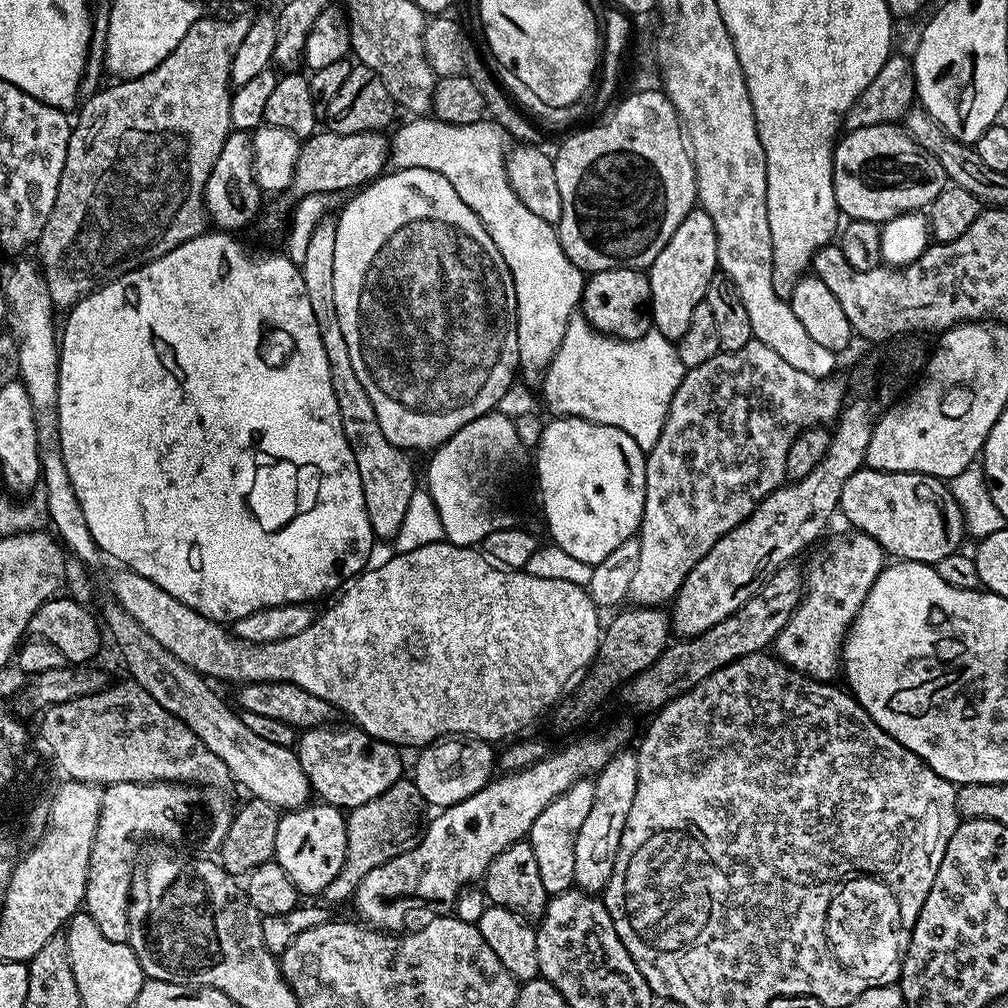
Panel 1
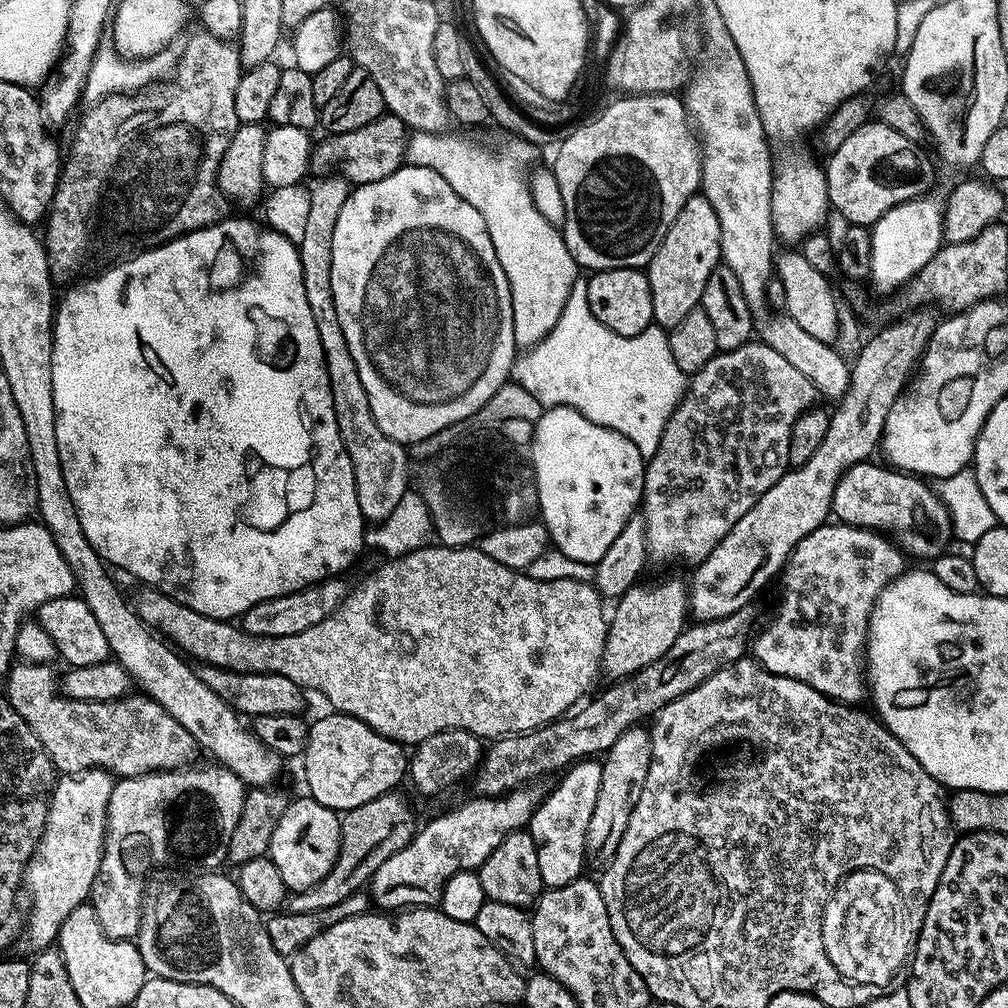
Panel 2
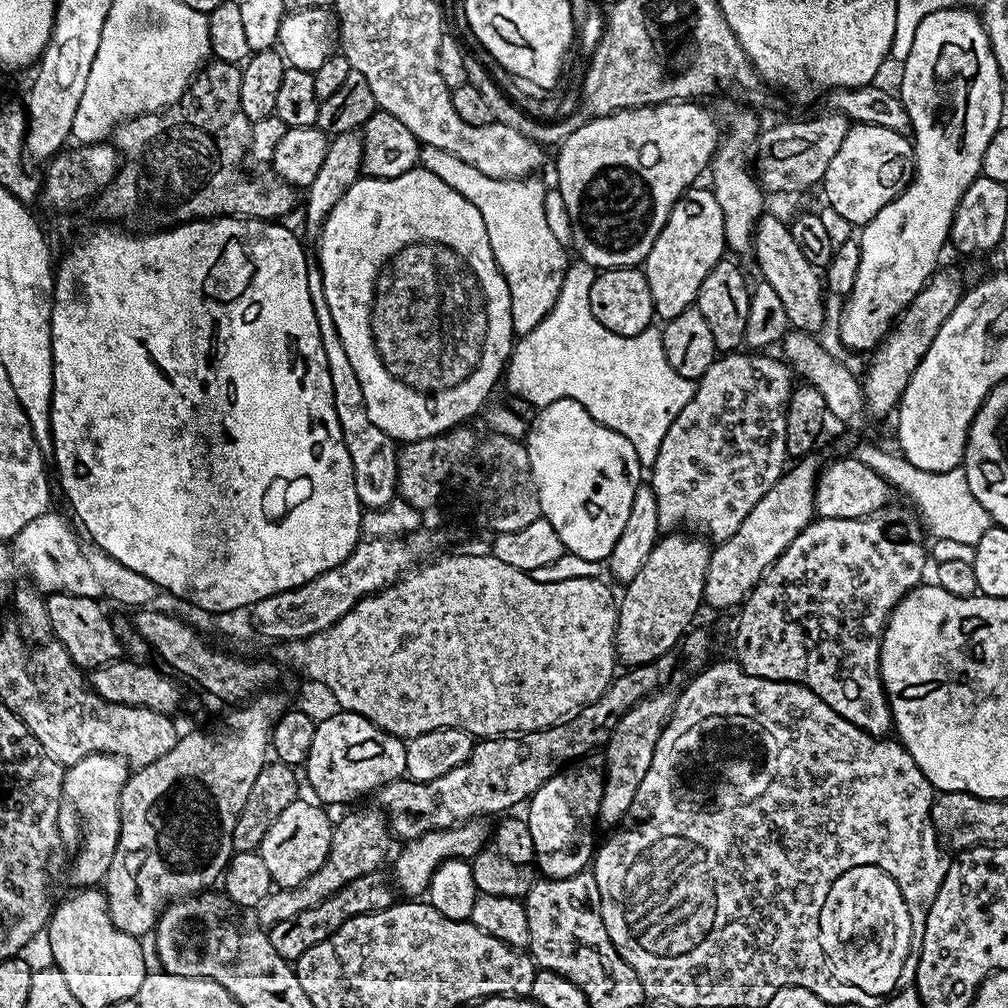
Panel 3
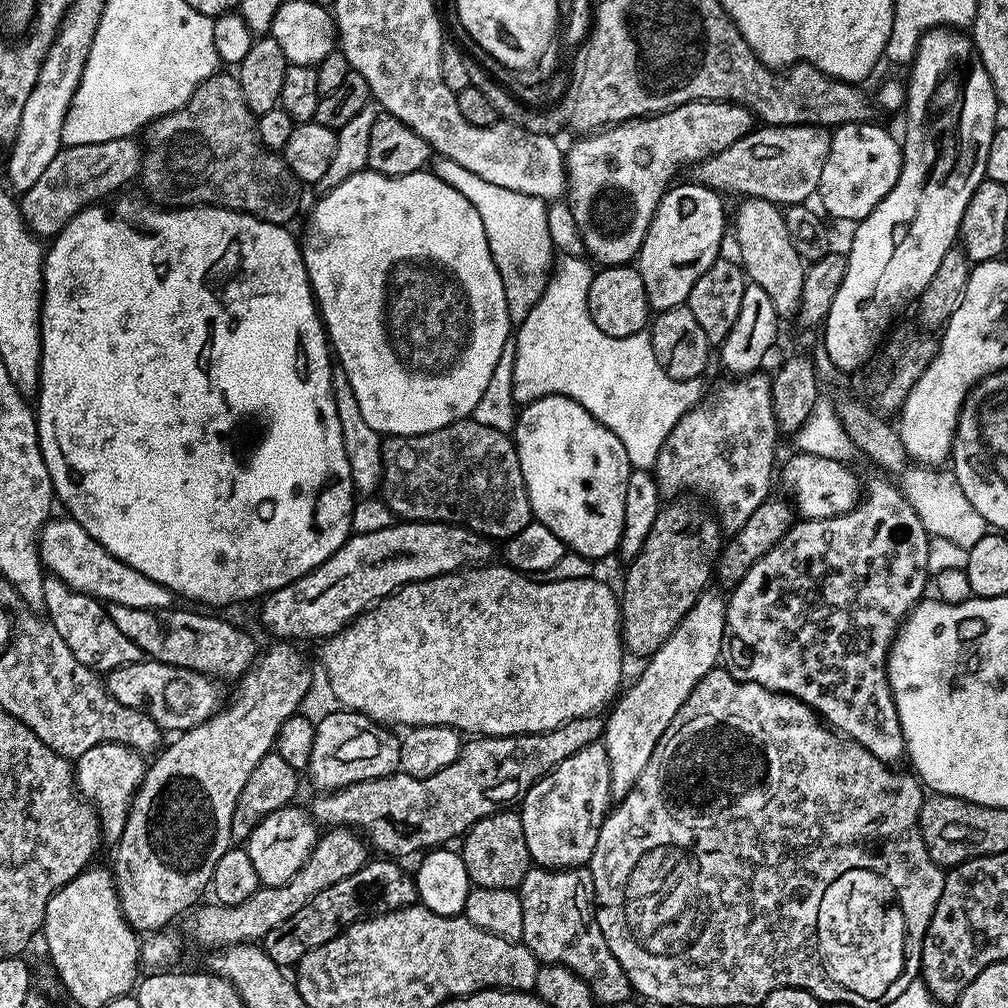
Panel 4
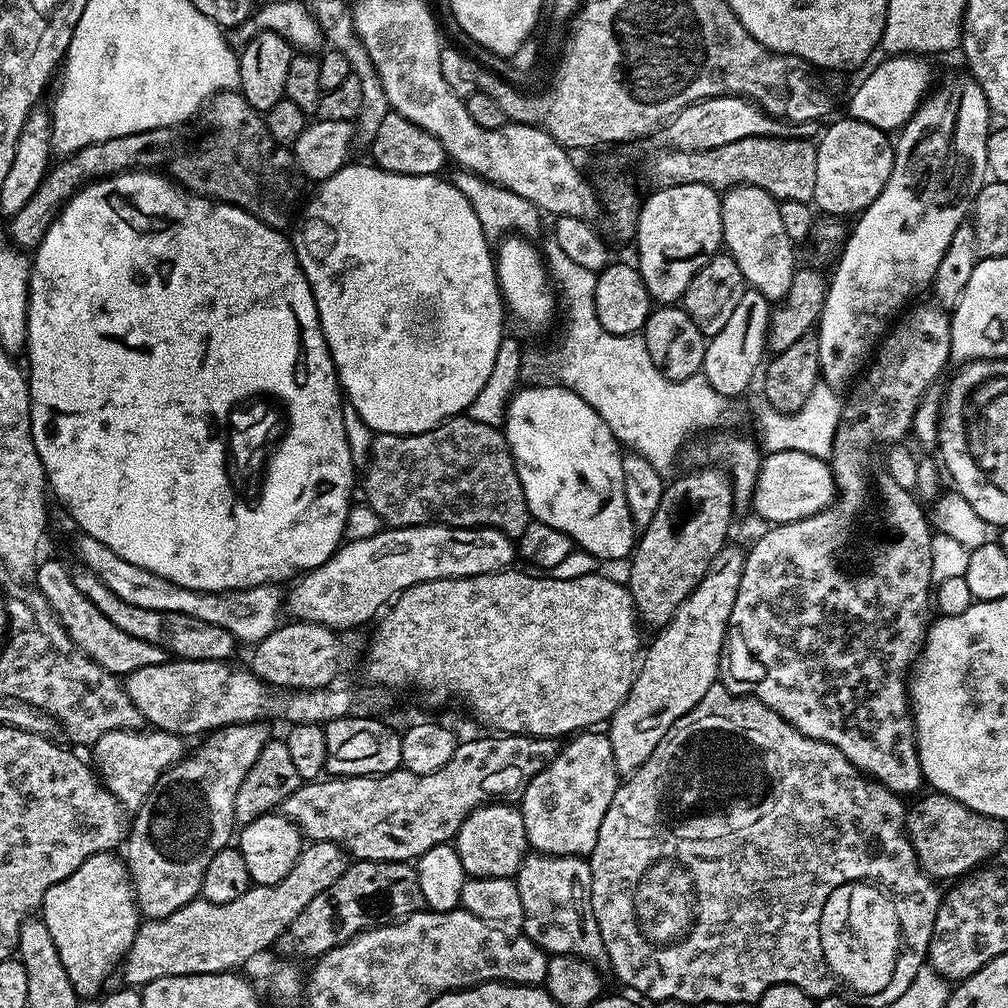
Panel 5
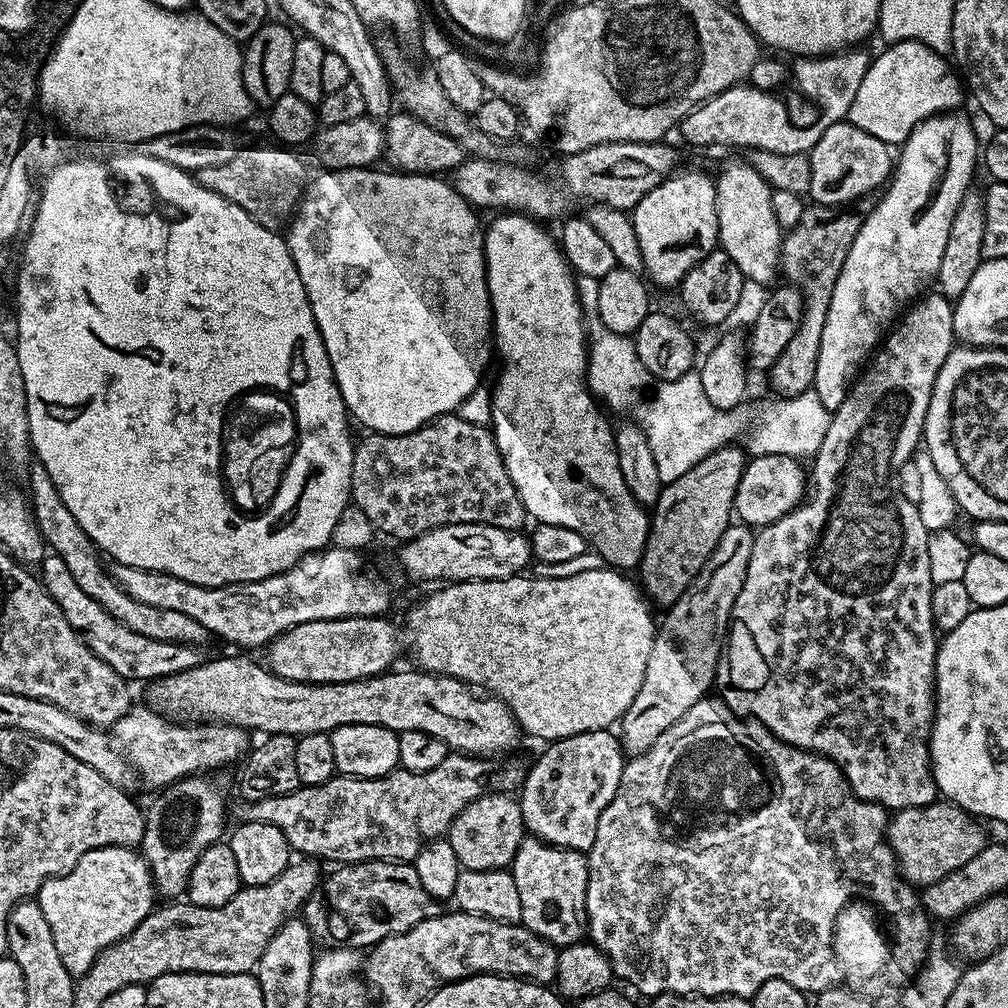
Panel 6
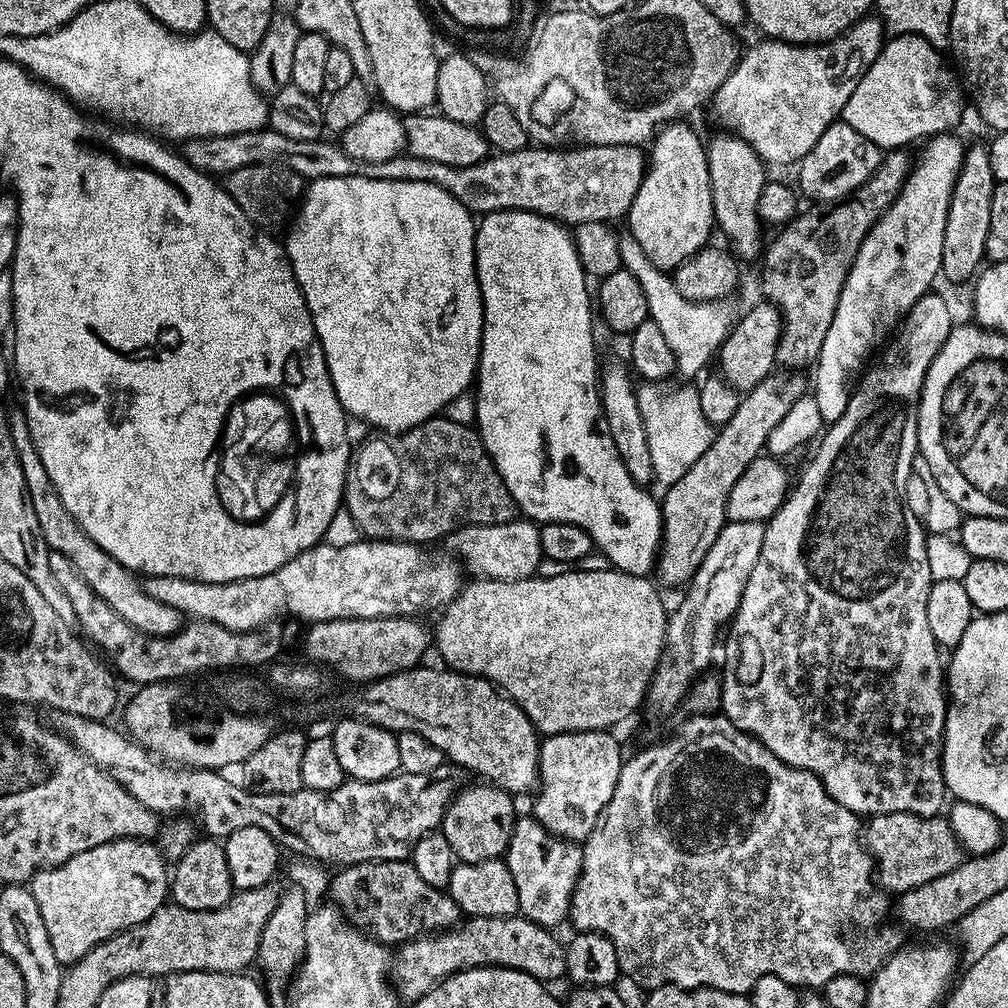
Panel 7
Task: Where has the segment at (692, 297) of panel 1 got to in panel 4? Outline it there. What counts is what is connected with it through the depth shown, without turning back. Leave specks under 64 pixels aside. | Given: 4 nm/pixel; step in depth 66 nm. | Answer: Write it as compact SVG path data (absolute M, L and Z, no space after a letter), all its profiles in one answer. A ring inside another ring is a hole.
M677 183L664 193L640 247L638 267L642 286L646 286L649 309L656 314L687 305L694 282L722 256L724 204L720 201L723 200L721 193L705 184L687 183Z

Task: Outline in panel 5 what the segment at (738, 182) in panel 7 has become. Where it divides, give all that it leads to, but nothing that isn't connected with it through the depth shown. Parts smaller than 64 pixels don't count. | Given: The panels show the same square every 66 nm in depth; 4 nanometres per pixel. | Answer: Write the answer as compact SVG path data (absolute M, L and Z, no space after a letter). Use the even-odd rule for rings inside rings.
M737 184L721 195L720 213L724 231L723 247L727 255L738 262L745 285L765 296L769 302L783 300L794 282L798 261L792 249L795 248L794 242L790 234L786 234L786 226L782 222L779 203L766 190L758 190L758 186Z

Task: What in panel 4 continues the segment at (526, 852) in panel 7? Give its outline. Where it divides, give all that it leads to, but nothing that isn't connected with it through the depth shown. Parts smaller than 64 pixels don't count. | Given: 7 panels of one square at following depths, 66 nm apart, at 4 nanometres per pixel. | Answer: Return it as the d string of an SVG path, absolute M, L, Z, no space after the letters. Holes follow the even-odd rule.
M529 868L519 886L522 902L522 943L545 964L561 964L574 970L590 986L597 1005L624 1004L633 999L632 983L618 958L610 954L596 917L596 891L592 869Z

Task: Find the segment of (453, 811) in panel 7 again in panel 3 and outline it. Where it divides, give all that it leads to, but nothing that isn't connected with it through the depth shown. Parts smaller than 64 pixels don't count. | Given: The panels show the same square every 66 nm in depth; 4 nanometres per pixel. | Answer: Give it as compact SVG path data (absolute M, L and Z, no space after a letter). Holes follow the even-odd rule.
M527 819L504 820L485 840L482 850L470 861L477 893L486 896L523 898L528 895L530 886L538 878L534 842L530 838Z

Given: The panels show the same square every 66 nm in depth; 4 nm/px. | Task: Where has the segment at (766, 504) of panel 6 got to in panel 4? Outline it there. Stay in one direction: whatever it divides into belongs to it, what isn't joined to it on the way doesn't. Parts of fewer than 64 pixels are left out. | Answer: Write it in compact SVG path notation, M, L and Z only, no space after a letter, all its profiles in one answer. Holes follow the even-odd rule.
M797 451L783 464L778 472L778 480L792 491L794 508L803 519L825 520L846 514L862 499L862 480L848 469L842 460L812 456L808 452ZM781 471L781 472L780 472ZM796 499L796 500L795 500ZM801 512L801 513L800 513Z

